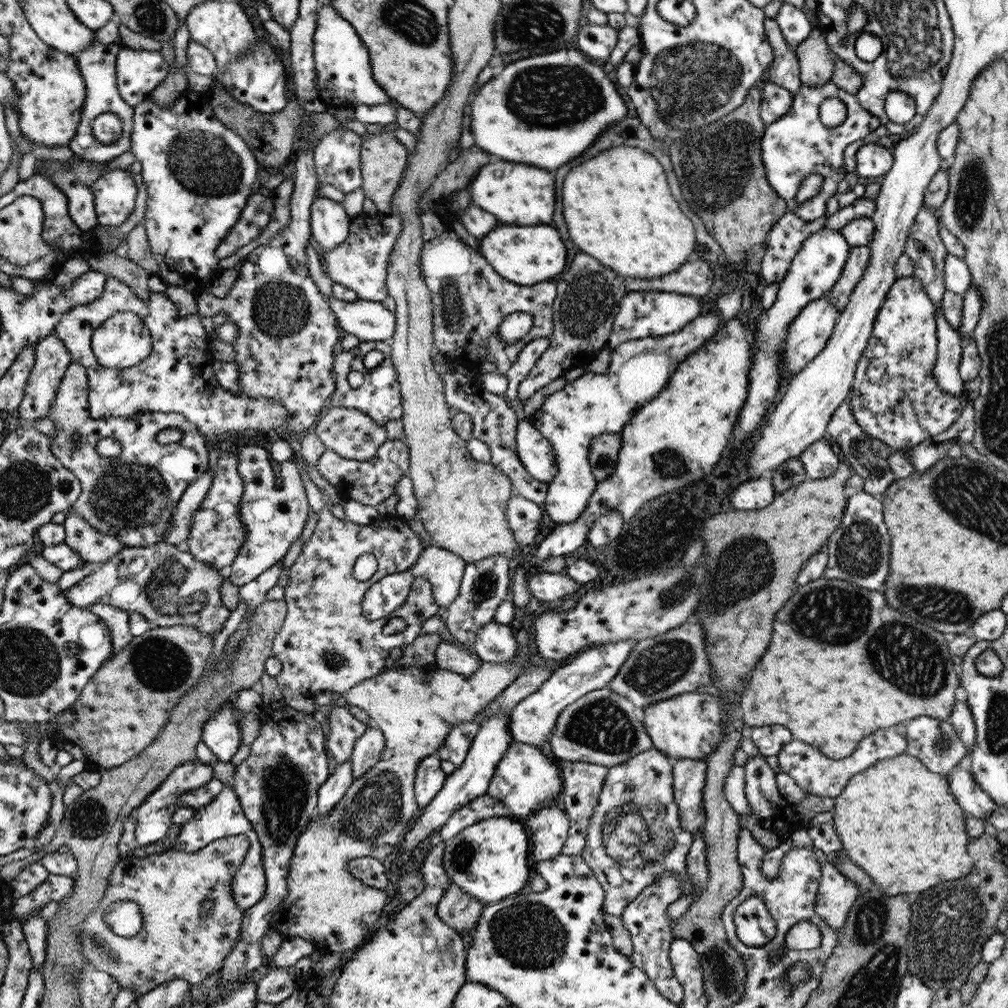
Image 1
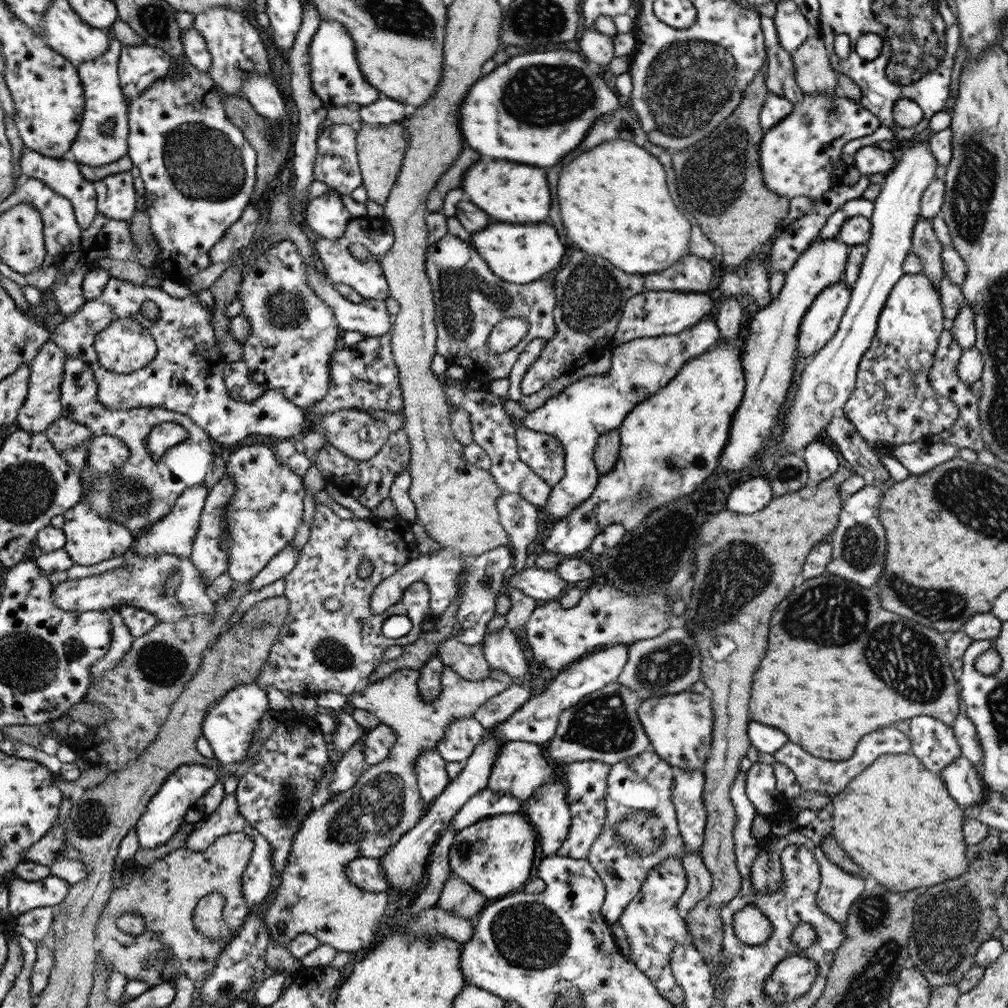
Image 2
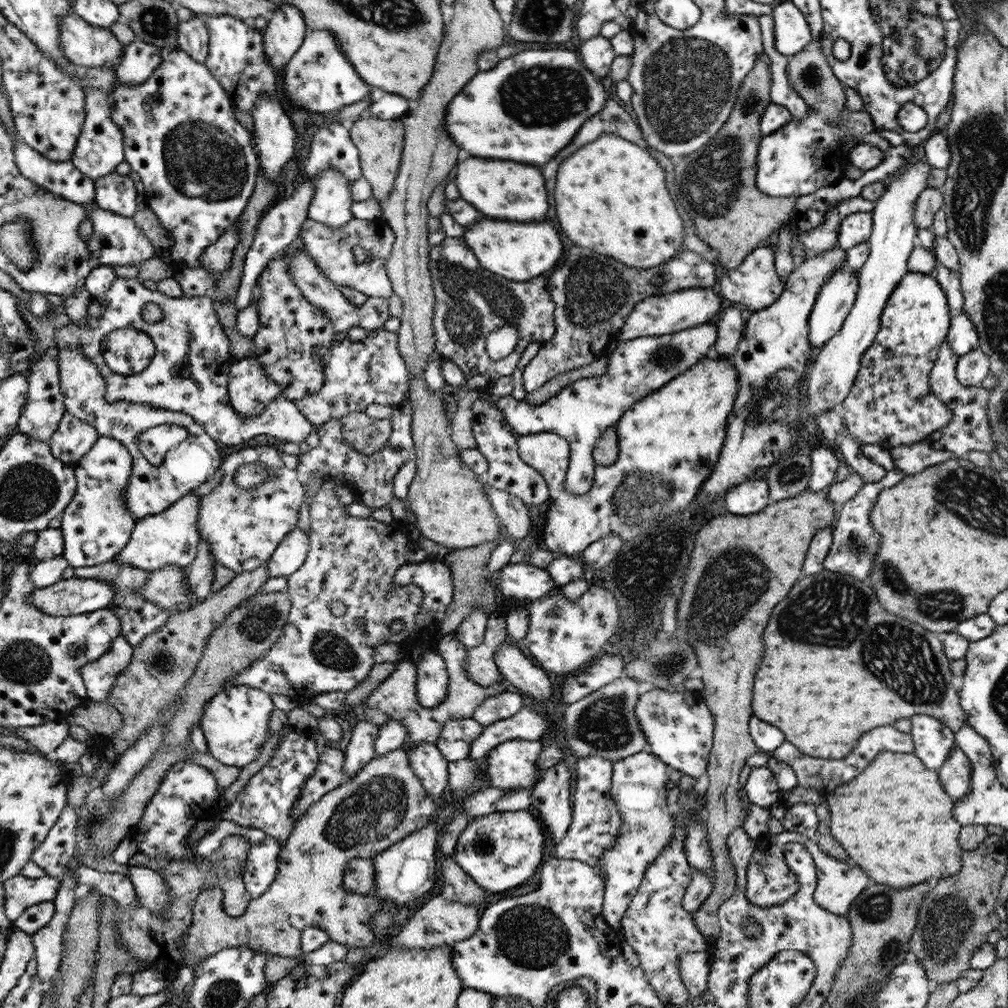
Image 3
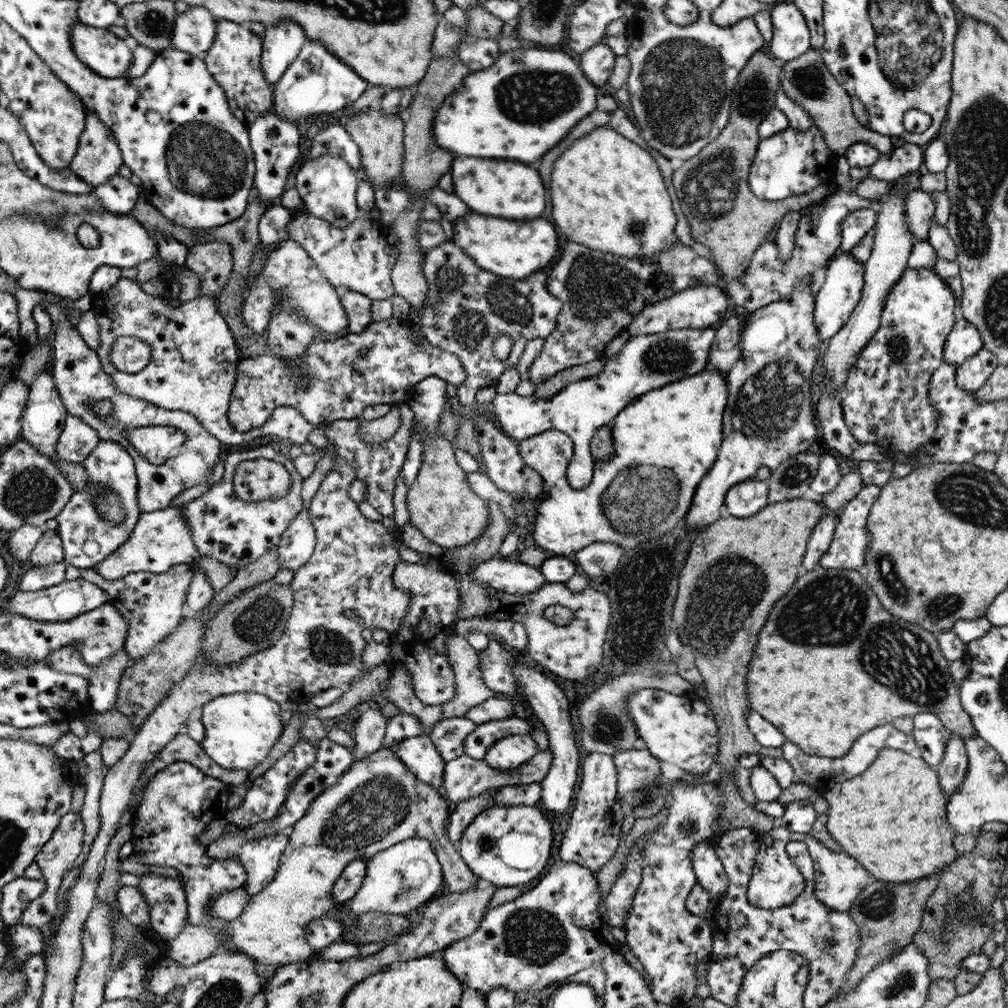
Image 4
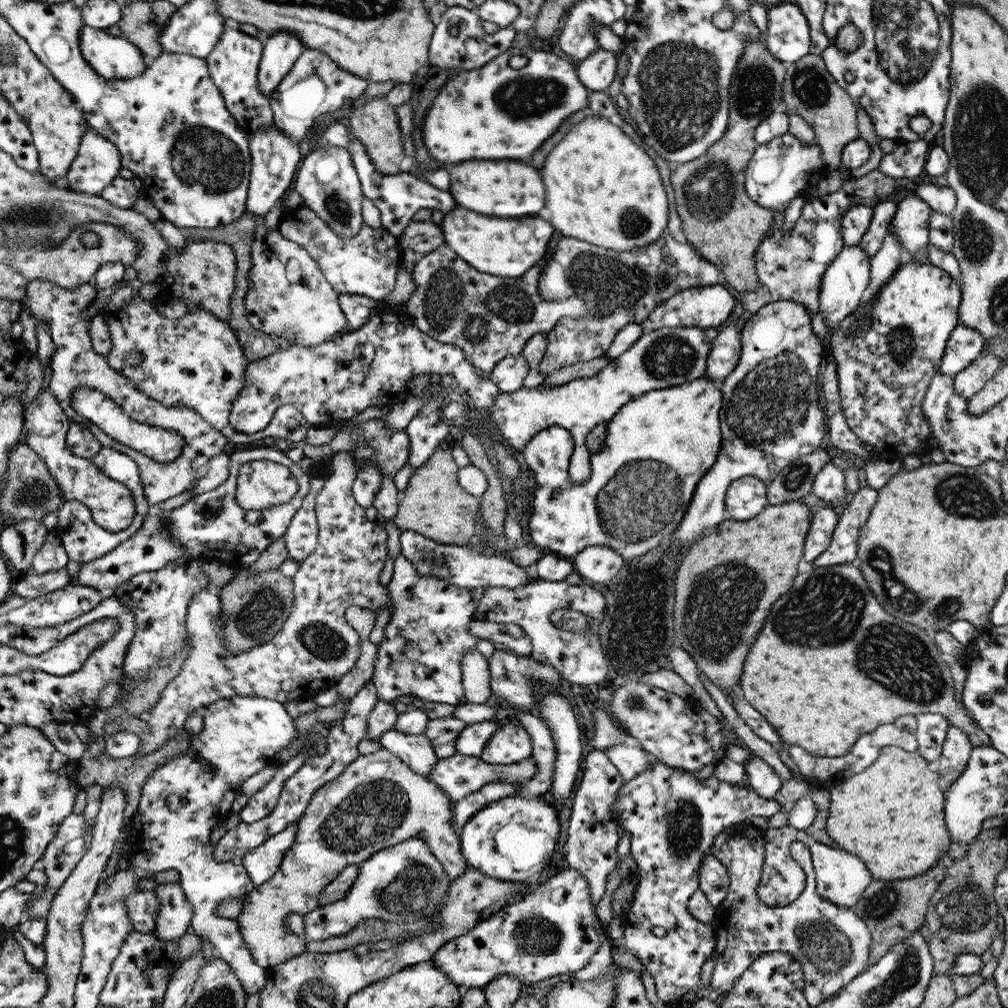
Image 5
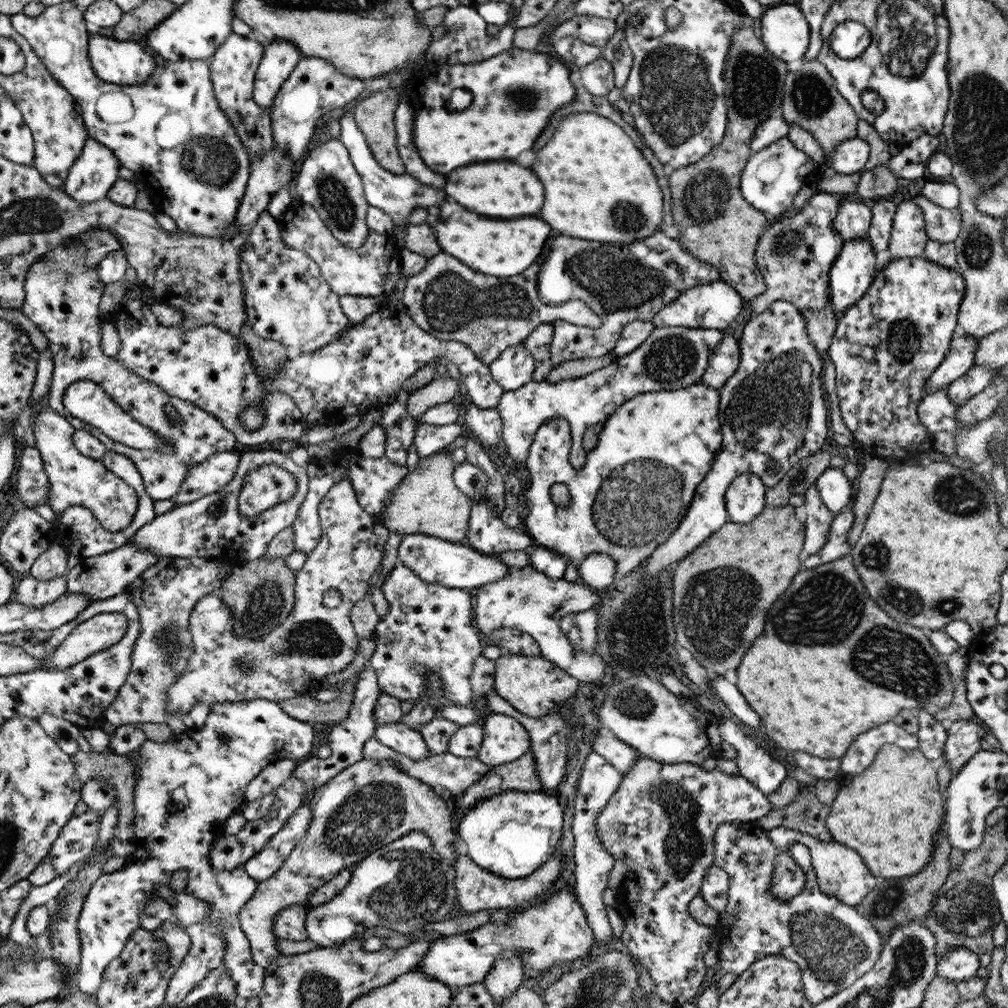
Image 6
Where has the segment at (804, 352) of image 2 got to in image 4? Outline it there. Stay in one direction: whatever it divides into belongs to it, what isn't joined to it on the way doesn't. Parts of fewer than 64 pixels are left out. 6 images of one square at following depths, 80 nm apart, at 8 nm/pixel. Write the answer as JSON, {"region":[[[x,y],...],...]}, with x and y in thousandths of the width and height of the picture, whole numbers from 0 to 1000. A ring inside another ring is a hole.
{"region":[[[837,249],[833,256],[822,261],[819,266],[819,278],[810,292],[807,309],[811,331],[815,338],[827,333],[837,323],[849,307],[857,284],[857,261],[849,260],[842,250]]]}

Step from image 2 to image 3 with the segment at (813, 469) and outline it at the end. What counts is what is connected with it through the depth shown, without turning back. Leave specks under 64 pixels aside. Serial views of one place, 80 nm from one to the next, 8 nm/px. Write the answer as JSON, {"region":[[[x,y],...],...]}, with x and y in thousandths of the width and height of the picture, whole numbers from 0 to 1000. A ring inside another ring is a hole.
{"region":[[[815,440],[808,442],[803,453],[806,459],[806,470],[802,485],[813,488],[828,478],[834,452],[829,450],[826,444]]]}

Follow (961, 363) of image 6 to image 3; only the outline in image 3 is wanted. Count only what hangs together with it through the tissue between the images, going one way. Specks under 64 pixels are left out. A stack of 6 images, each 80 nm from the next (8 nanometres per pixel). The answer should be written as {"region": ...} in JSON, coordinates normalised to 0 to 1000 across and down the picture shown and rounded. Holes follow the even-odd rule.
{"region":[[[955,310],[943,314],[943,322],[938,337],[950,354],[971,345],[970,328],[963,315]]]}

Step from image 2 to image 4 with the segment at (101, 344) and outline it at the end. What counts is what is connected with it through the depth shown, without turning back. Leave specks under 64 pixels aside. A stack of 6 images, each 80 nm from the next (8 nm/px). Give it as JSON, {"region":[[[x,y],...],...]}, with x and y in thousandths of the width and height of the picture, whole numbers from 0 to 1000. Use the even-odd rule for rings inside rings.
{"region":[[[119,333],[110,343],[110,359],[126,371],[140,369],[151,353],[151,346],[146,339],[134,333]]]}

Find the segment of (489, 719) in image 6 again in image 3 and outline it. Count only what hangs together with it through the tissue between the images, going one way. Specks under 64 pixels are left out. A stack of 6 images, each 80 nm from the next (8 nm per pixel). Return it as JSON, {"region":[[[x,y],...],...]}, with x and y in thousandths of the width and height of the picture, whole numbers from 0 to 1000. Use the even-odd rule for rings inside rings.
{"region":[[[506,734],[484,746],[486,781],[498,784],[529,782],[539,769],[532,764],[538,737],[532,734]]]}

